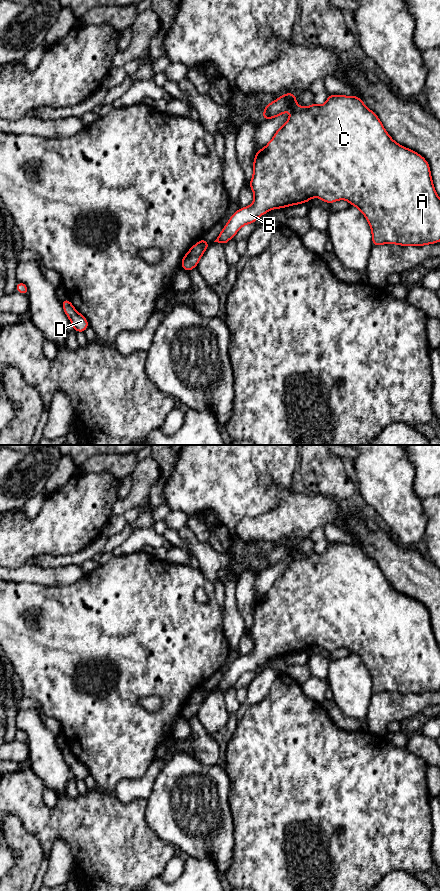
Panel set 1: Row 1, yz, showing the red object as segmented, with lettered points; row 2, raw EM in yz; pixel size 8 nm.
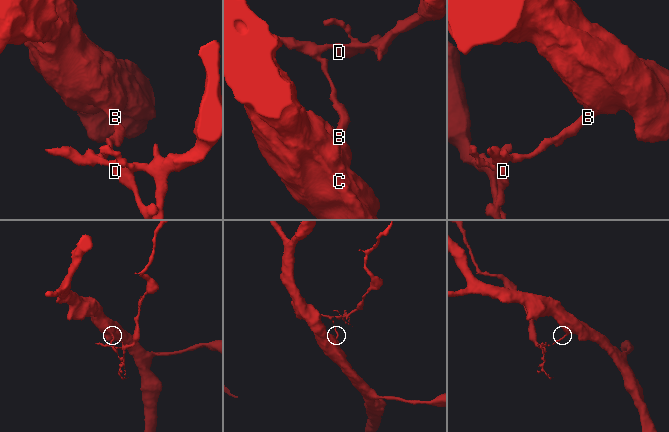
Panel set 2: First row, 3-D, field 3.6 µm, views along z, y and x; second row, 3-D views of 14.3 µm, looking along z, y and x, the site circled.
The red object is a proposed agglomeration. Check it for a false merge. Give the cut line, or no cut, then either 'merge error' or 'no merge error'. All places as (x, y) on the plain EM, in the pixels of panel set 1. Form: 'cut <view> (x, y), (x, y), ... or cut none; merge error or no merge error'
cut yz (189, 699), (189, 702), (181, 711); merge error

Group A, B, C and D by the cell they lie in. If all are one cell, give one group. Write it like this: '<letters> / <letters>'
A B C / D

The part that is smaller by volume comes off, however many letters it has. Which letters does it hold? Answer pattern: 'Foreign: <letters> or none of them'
Foreign: D

